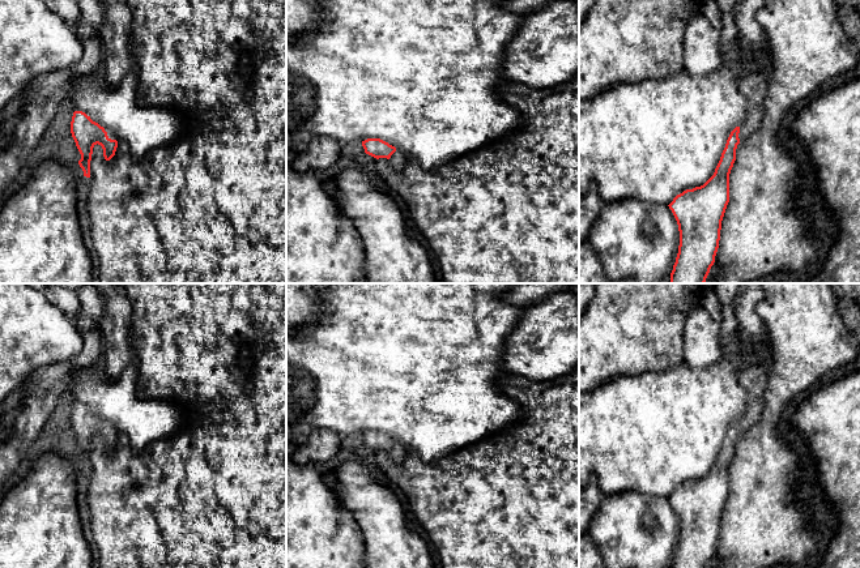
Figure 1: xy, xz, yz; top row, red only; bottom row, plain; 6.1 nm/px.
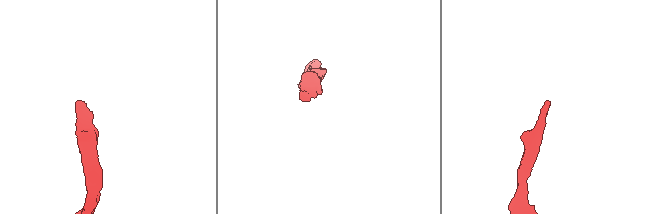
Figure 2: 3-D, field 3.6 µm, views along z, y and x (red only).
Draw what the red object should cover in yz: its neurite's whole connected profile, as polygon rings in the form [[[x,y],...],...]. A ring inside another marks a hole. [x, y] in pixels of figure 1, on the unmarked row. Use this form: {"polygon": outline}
{"polygon": [[[746,354],[746,358],[750,356],[757,360],[737,367],[748,392],[745,414],[731,424],[714,467],[703,478],[677,487],[668,497],[680,524],[678,546],[670,568],[708,568],[715,555],[721,513],[729,495],[729,466],[736,441],[759,419],[770,376],[766,358]]]}

